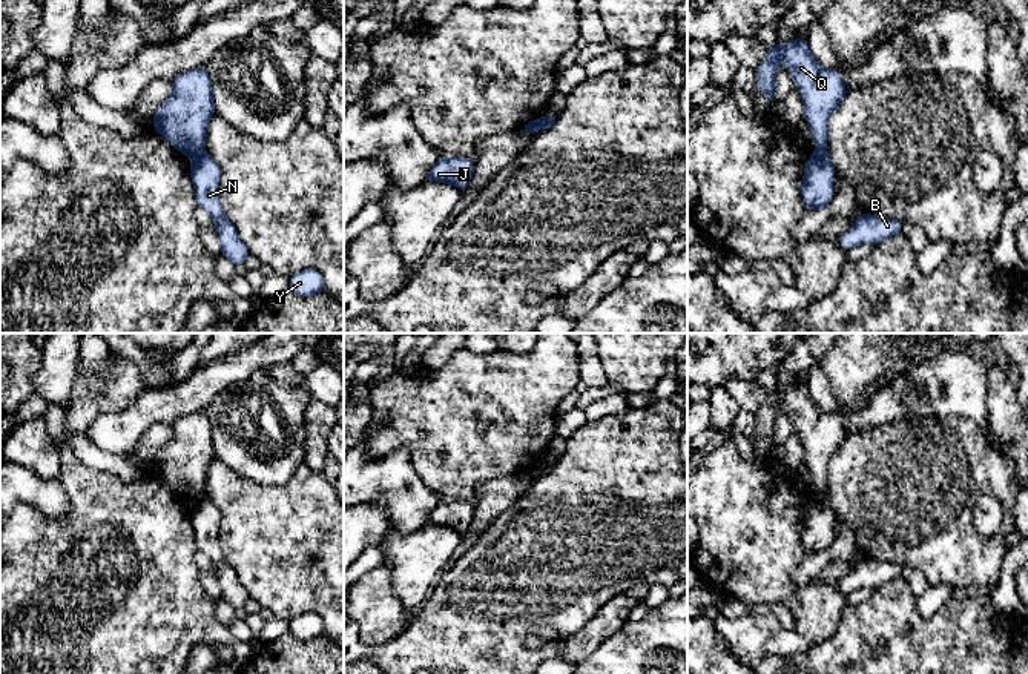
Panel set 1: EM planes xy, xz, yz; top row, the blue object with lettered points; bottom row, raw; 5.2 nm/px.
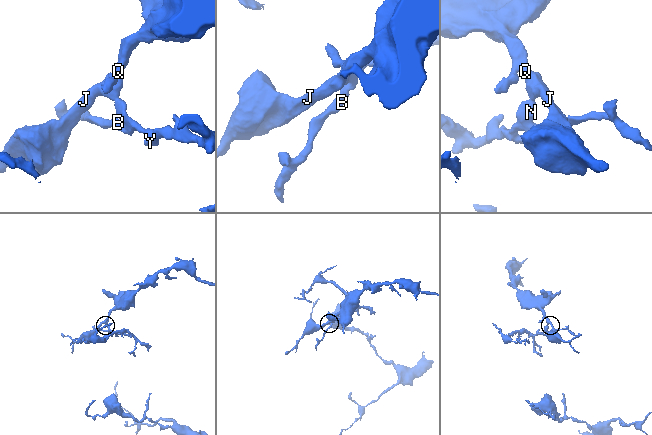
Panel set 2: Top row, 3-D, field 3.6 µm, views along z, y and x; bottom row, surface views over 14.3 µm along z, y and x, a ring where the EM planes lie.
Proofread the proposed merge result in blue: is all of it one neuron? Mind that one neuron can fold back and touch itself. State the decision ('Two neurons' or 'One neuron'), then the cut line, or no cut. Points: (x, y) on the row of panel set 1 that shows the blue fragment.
Two neurons. Split along xy (203, 151), (192, 158)

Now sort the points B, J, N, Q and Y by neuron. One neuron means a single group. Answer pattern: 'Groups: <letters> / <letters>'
Groups: B N Y / J Q

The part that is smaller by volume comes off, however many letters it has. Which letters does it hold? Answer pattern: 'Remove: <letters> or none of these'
Remove: B, N, Y

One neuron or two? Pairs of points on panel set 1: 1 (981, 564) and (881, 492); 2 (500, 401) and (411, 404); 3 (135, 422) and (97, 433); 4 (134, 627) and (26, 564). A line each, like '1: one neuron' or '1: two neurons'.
1: one neuron
2: one neuron
3: one neuron
4: one neuron

